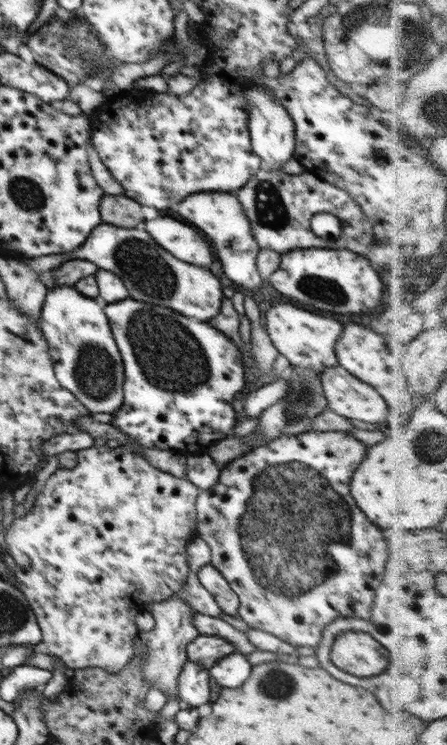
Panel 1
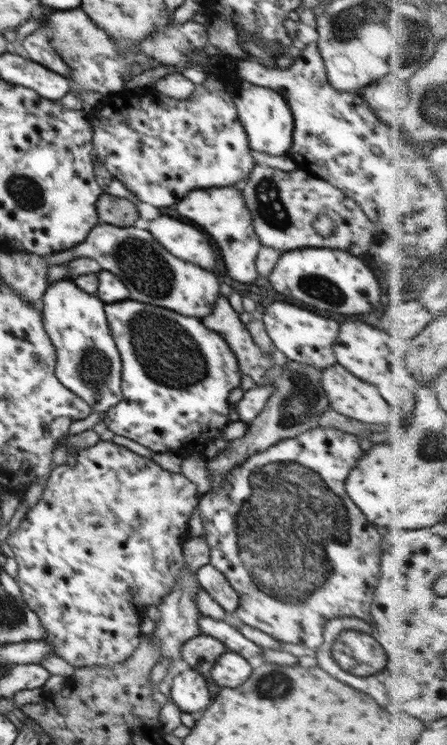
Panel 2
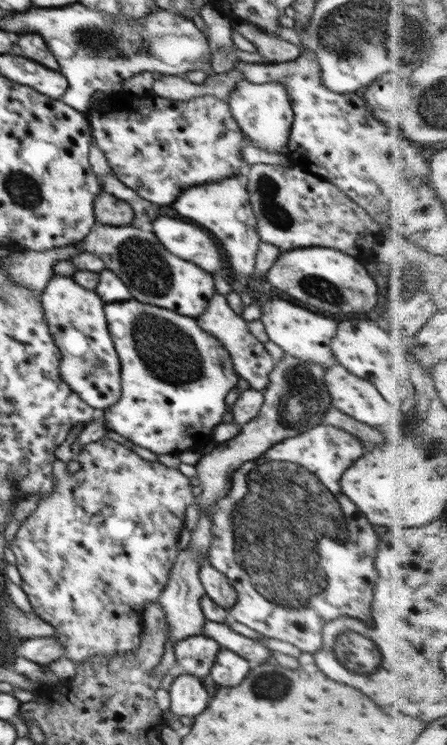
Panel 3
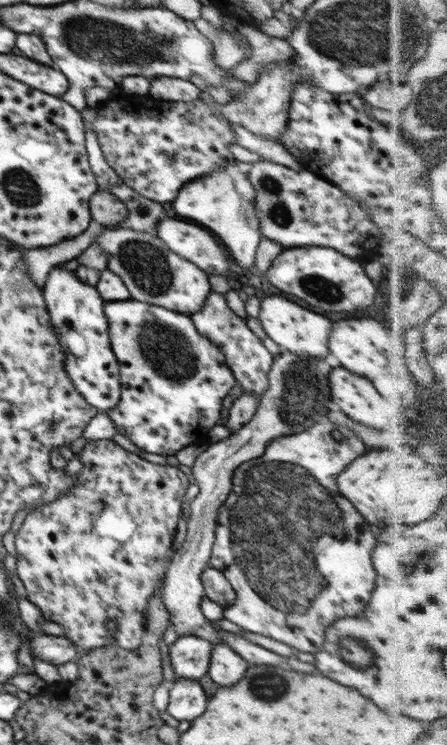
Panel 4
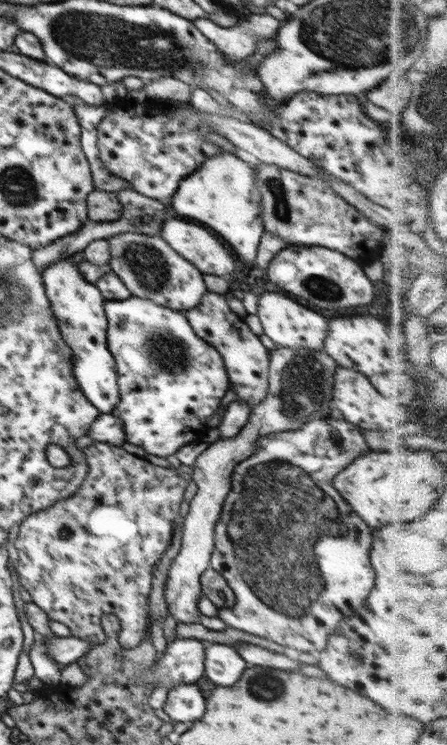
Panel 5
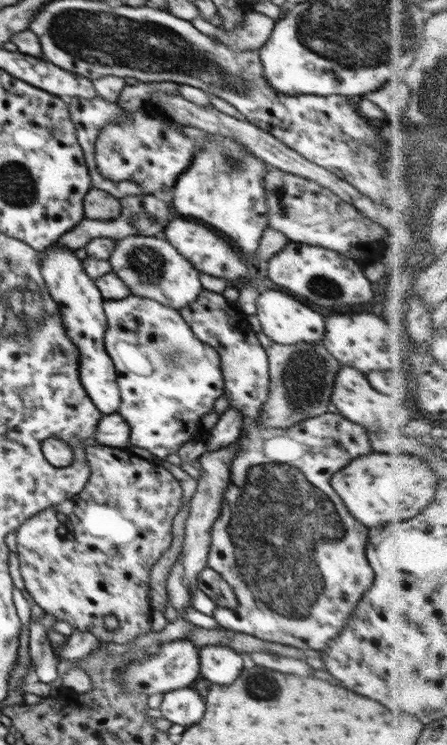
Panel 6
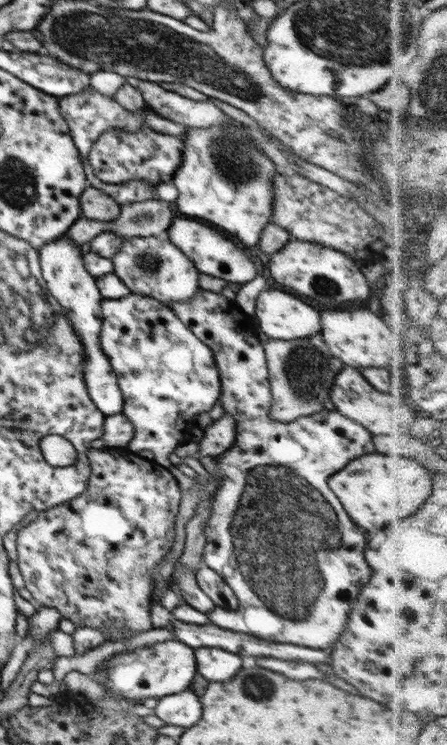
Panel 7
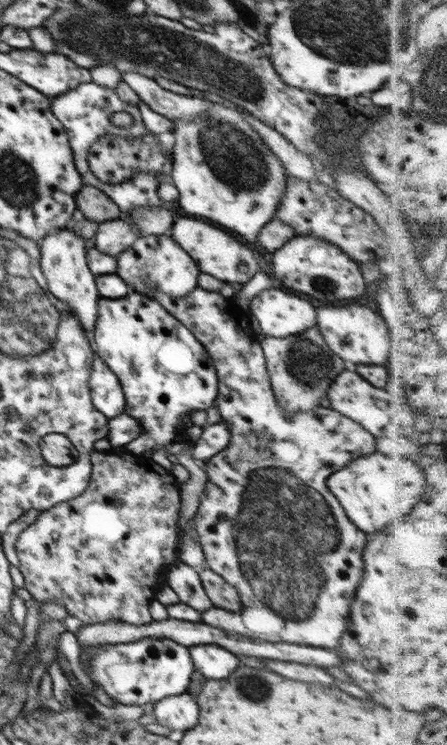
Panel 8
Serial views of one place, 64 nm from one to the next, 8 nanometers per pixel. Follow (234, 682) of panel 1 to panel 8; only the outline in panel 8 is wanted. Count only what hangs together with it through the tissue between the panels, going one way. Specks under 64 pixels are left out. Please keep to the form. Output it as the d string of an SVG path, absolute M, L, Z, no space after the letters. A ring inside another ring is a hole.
M200 644L187 648L195 670L206 679L225 679L240 665L232 652L216 644Z

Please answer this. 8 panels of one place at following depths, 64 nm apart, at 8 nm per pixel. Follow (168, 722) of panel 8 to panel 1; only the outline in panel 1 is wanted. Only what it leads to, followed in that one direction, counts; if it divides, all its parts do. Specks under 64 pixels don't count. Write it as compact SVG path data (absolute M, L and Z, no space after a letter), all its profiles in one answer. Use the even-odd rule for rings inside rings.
M188 660L178 675L178 701L183 707L200 708L210 700L209 670Z

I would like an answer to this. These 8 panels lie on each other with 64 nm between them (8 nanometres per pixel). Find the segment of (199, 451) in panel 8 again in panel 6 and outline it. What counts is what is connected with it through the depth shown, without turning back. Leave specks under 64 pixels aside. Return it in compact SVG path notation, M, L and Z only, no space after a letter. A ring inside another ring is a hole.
M229 406L222 414L216 425L208 430L210 439L204 441L206 444L206 451L214 452L220 450L224 446L230 446L232 442L239 440L241 435L242 423L244 423L244 416L238 408Z

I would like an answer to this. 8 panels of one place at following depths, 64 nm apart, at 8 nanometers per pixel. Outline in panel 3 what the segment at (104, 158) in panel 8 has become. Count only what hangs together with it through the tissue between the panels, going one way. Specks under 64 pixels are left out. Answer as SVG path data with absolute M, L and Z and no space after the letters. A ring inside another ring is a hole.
M123 91L114 92L107 99L92 104L88 111L94 144L104 152L112 174L128 188L154 204L174 204L178 195L190 186L240 175L240 165L245 162L240 153L245 144L244 134L232 118L228 102L218 99L216 96L200 96L189 102L170 102L151 93L140 97Z

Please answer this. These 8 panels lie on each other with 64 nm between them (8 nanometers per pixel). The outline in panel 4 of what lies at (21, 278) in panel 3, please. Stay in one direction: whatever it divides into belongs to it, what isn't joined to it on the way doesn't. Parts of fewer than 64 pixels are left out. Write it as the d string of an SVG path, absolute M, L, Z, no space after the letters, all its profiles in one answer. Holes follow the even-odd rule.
M91 221L86 231L69 239L62 239L62 241L38 250L25 250L24 268L30 273L30 277L36 281L36 285L44 288L46 277L50 273L52 267L63 264L77 258L85 247L90 246L94 242L96 236L107 228L105 225Z

